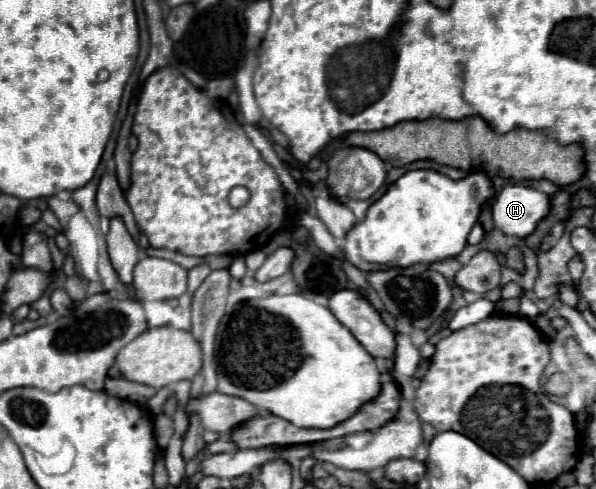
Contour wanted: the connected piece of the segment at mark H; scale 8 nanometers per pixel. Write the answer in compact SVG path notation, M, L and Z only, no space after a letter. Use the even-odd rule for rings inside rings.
M505 184L491 202L493 224L507 236L529 236L549 214L549 196L521 184Z

